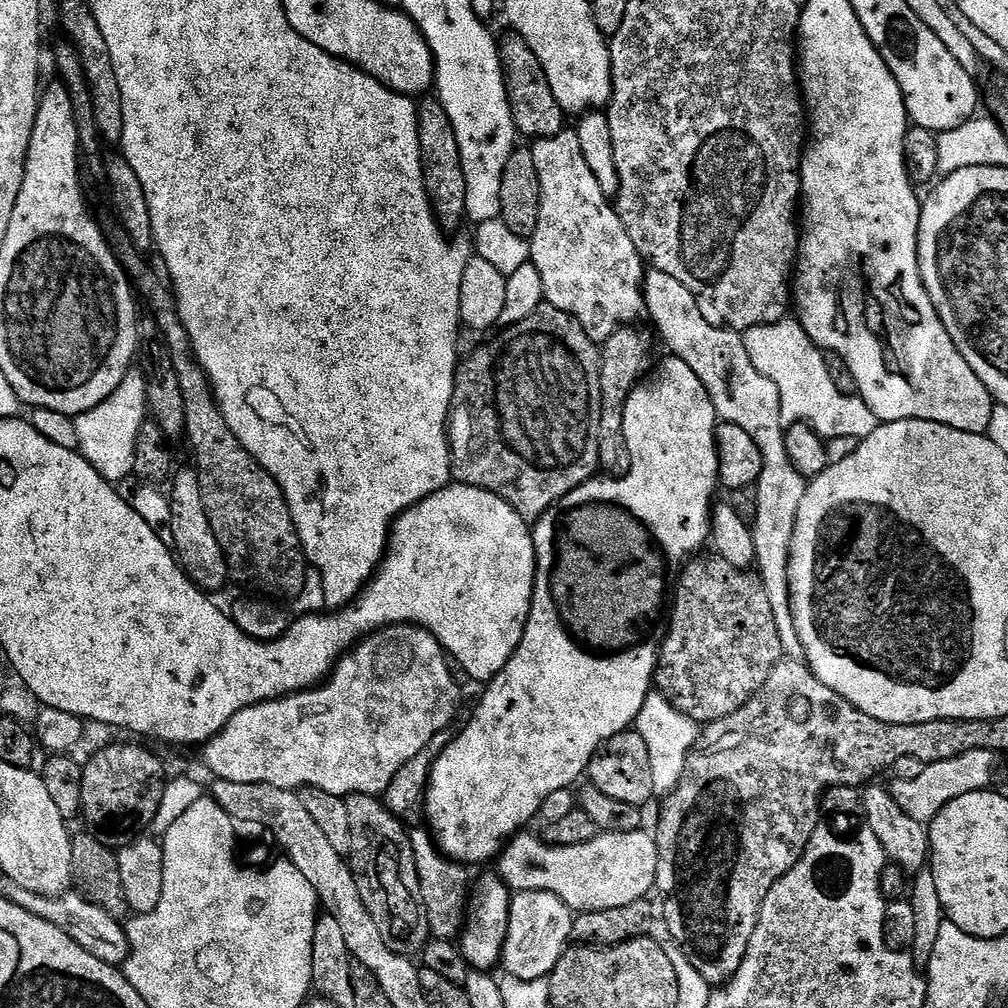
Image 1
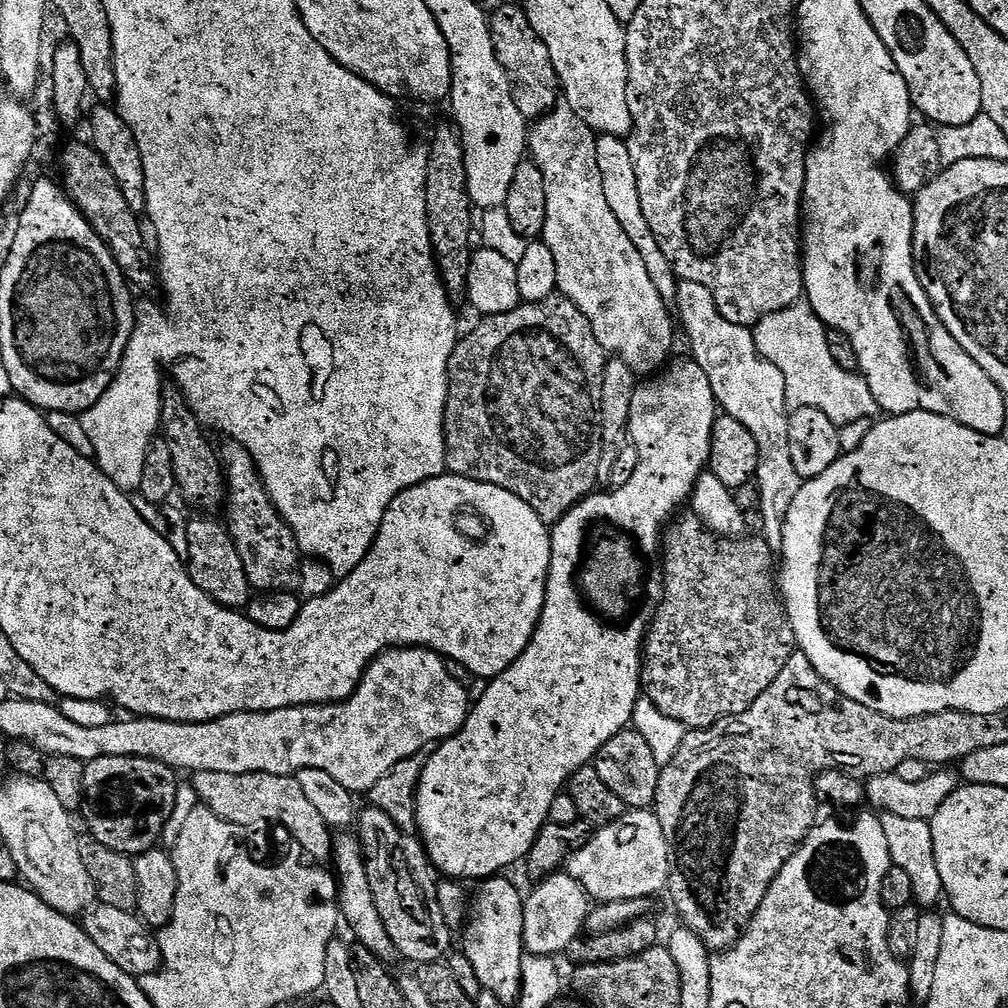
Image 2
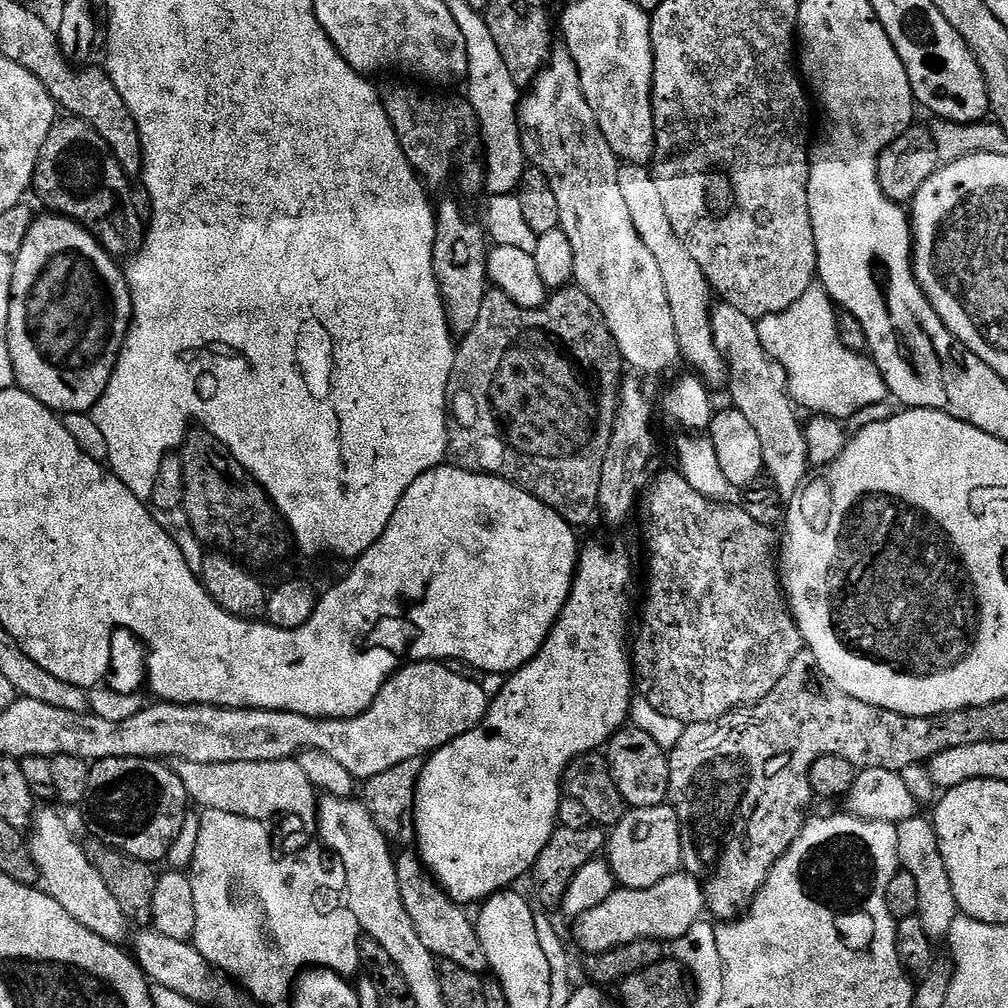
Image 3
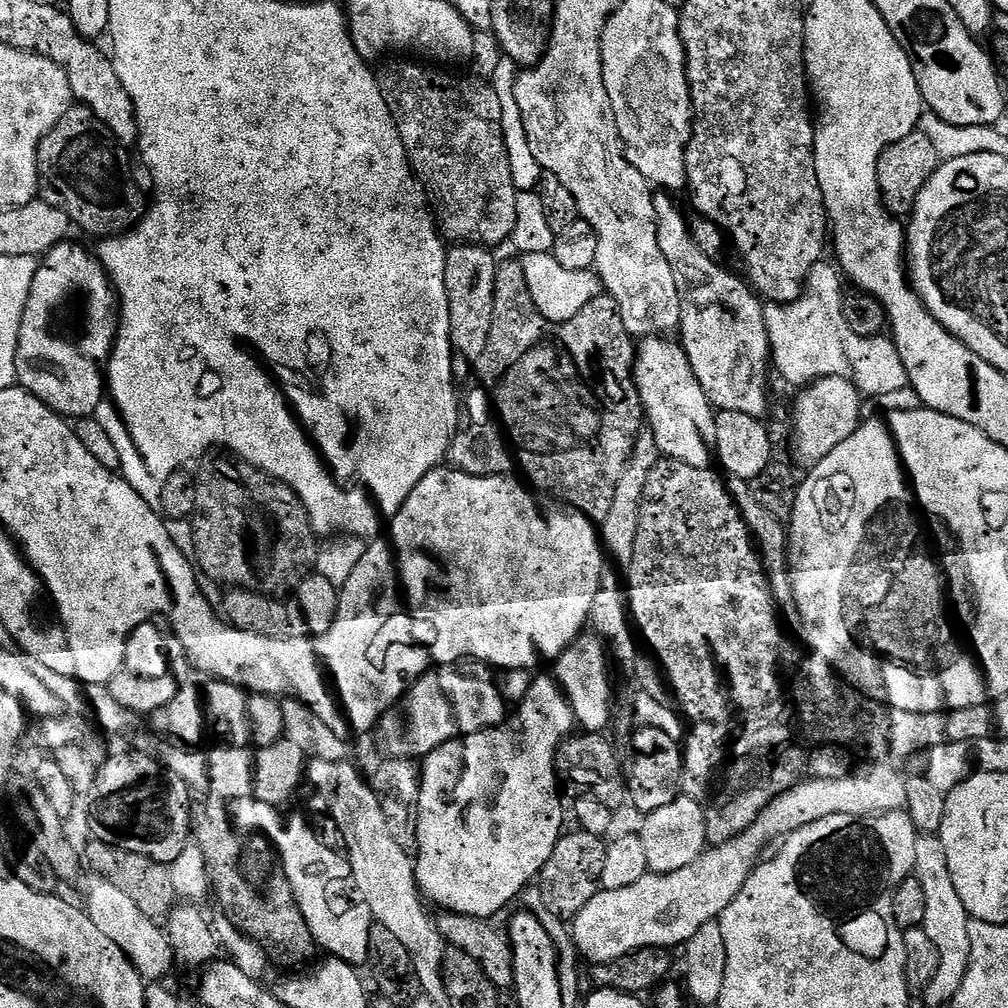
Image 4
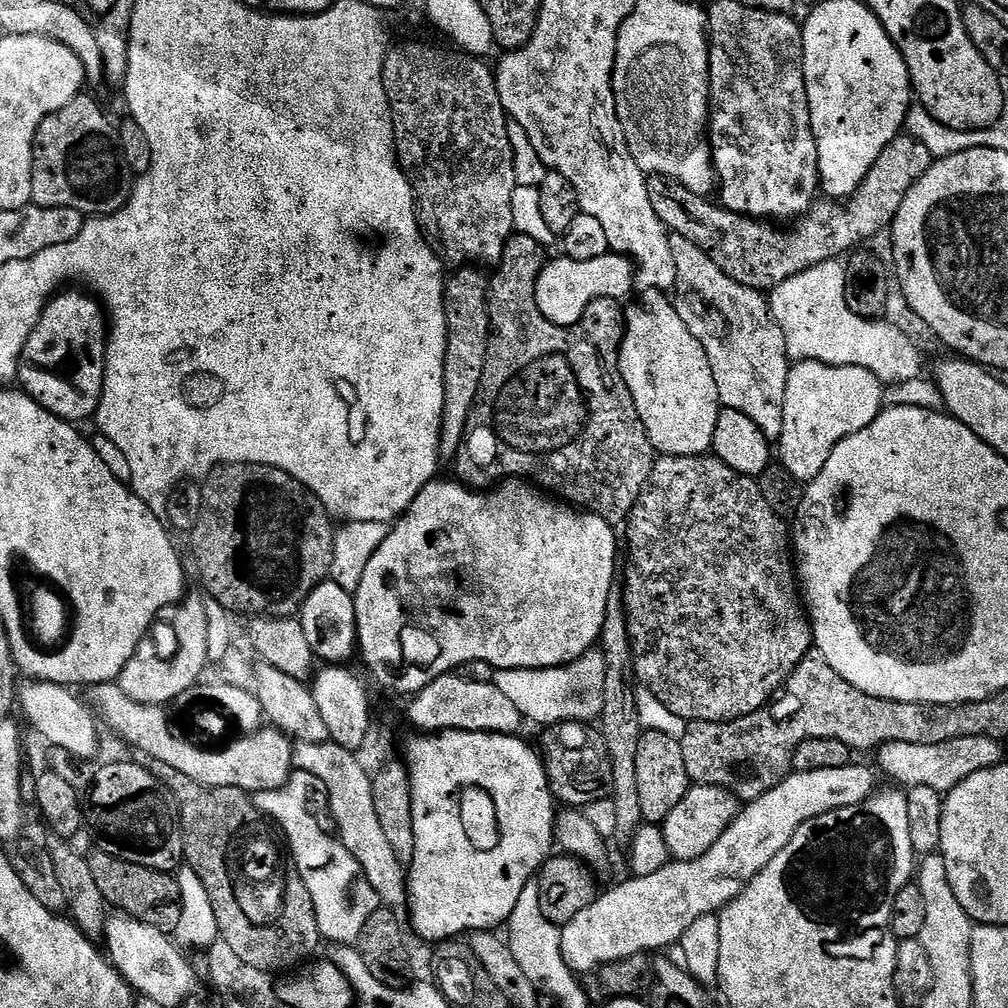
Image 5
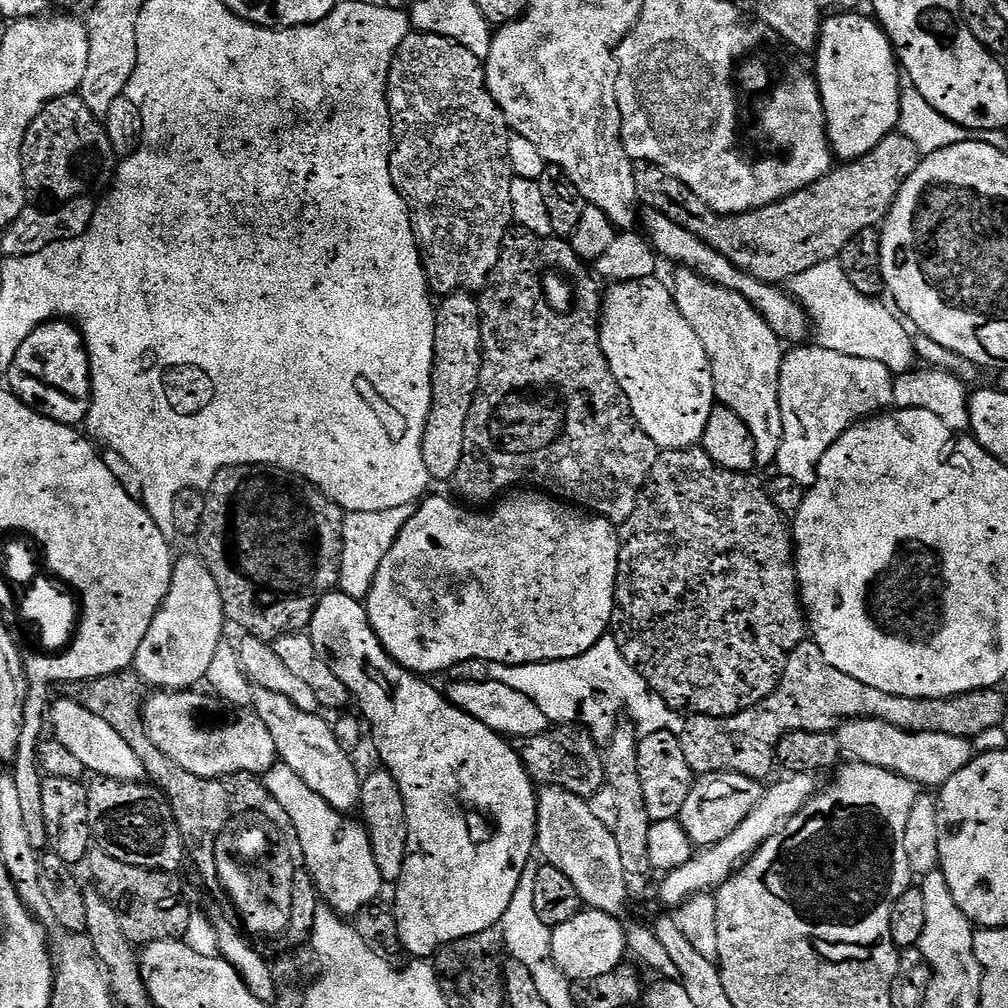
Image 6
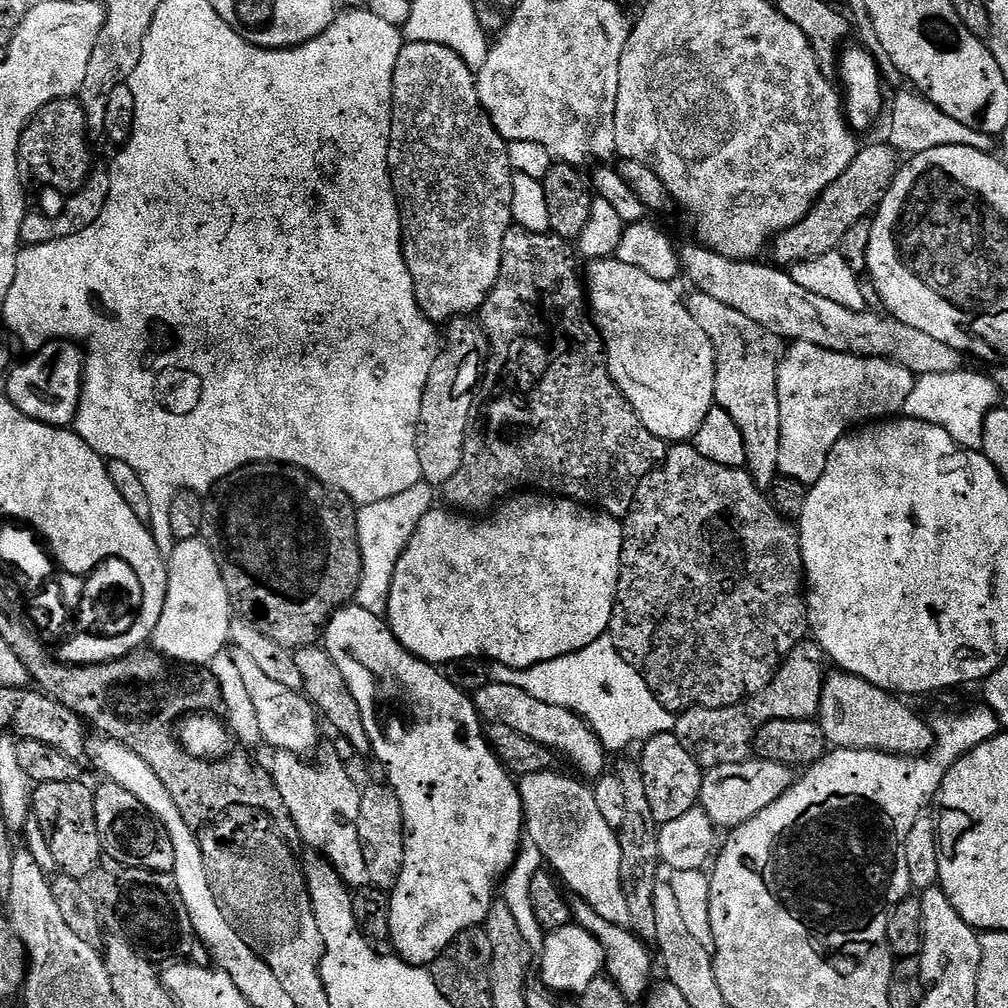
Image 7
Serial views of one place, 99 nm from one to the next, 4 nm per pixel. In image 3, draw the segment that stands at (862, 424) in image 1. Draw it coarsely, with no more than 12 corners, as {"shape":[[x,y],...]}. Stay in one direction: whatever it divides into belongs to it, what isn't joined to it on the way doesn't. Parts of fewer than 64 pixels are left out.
{"shape":[[814,282],[761,318],[793,405],[839,422],[889,399]]}

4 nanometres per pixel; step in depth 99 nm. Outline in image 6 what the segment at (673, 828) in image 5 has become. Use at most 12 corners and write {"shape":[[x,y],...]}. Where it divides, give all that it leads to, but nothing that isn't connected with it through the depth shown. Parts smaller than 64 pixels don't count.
{"shape":[[706,773],[678,821],[693,845],[734,834],[766,788],[742,774]]}

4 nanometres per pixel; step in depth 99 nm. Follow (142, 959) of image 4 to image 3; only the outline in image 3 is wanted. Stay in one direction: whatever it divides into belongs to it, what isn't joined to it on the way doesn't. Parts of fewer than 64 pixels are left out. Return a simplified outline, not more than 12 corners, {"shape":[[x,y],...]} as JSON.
{"shape":[[54,809],[28,848],[43,891],[103,940],[128,932],[118,898]]}

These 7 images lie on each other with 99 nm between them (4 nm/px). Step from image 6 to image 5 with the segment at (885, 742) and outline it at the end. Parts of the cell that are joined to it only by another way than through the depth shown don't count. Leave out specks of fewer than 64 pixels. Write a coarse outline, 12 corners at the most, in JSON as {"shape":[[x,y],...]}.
{"shape":[[890,741],[875,767],[892,780],[952,791],[1005,759],[1001,741]]}

